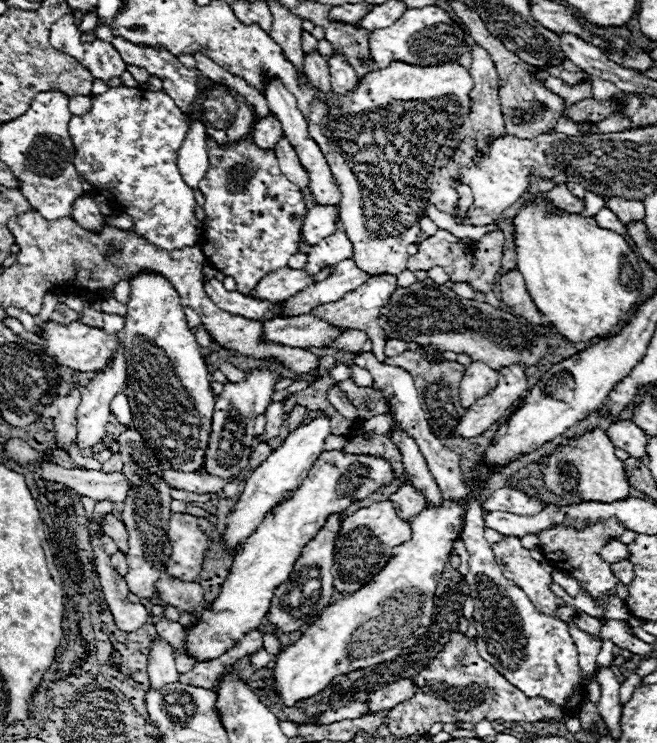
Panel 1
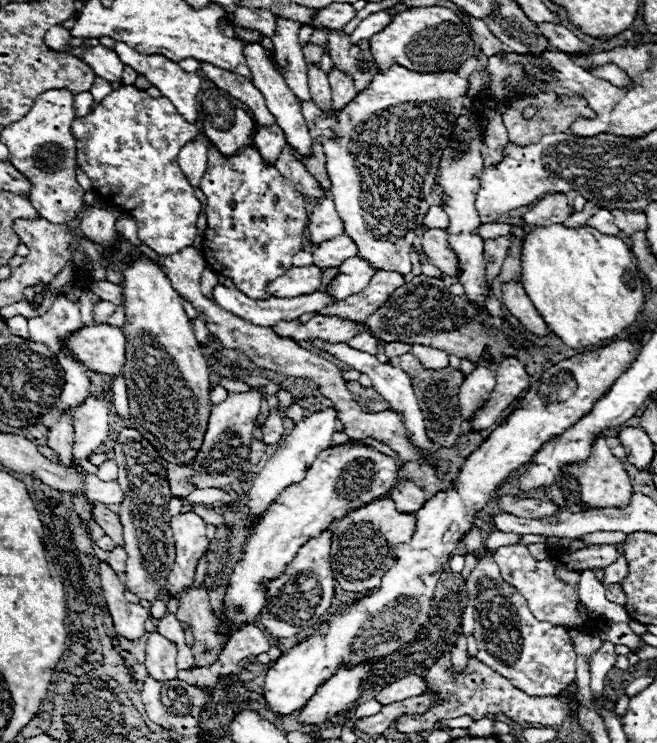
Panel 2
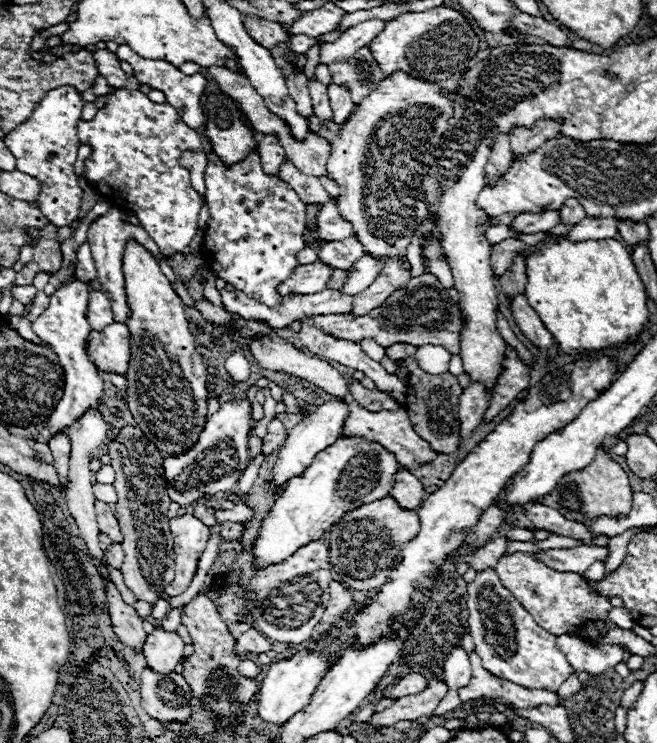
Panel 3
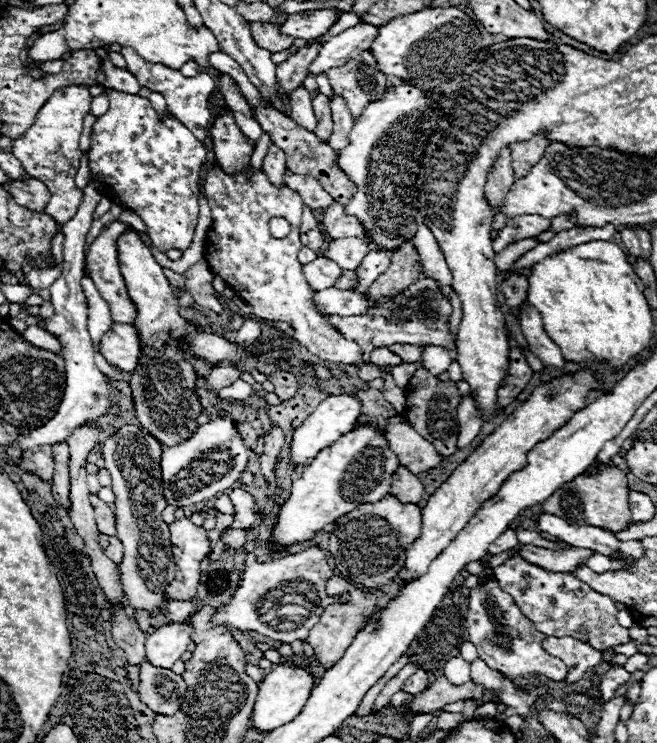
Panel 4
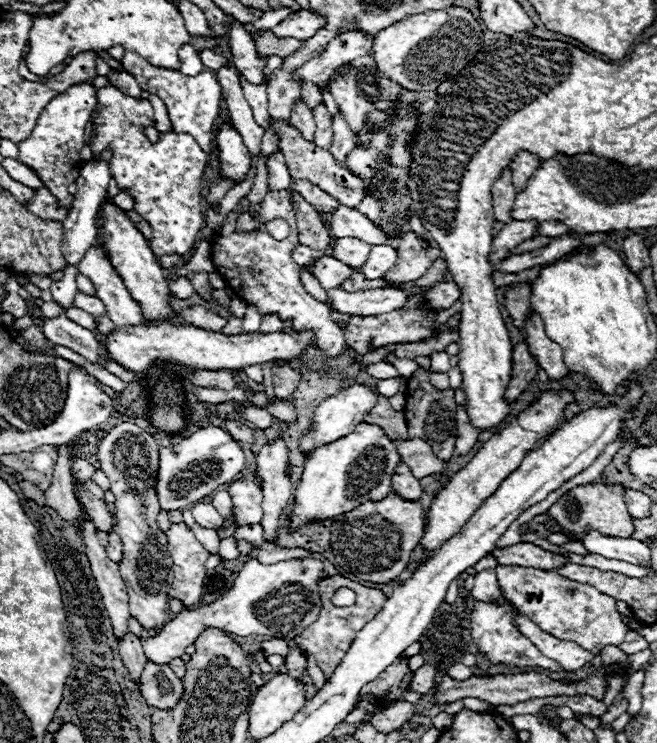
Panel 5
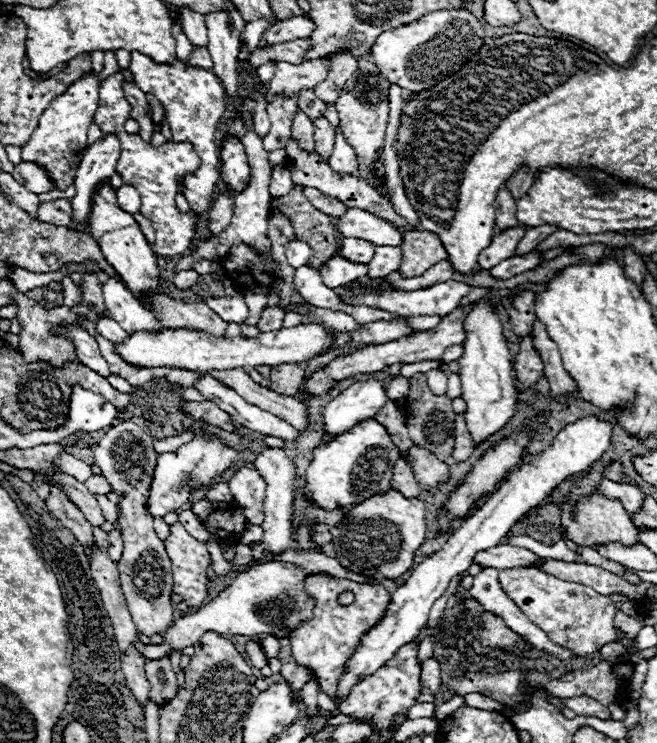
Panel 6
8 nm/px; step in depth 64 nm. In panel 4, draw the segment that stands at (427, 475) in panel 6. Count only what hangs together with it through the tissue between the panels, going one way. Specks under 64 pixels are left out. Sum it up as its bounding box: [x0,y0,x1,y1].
[382,416,442,474]

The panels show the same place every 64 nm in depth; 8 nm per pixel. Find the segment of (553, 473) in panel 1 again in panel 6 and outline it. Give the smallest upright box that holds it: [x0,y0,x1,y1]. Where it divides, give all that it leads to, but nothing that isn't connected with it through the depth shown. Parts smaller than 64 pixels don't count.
[560,492,638,546]

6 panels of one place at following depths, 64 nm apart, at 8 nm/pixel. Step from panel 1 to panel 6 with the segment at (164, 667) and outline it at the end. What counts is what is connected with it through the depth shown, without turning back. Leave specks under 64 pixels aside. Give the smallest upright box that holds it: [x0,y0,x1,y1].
[142,562,314,658]

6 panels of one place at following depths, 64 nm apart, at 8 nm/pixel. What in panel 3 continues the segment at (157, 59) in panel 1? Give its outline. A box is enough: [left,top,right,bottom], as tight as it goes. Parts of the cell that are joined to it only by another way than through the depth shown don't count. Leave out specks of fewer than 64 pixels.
[116,46,208,132]

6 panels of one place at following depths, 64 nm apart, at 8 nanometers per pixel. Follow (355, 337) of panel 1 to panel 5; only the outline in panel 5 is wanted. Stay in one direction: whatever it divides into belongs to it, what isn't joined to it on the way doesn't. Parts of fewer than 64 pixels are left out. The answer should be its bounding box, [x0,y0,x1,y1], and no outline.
[386,356,420,378]

